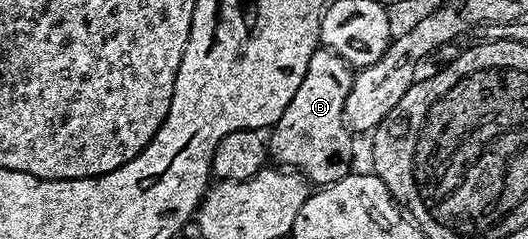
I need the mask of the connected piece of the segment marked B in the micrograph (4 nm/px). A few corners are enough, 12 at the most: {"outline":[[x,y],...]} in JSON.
{"outline":[[313,52],[267,137],[268,156],[317,187],[351,173],[354,76]]}

